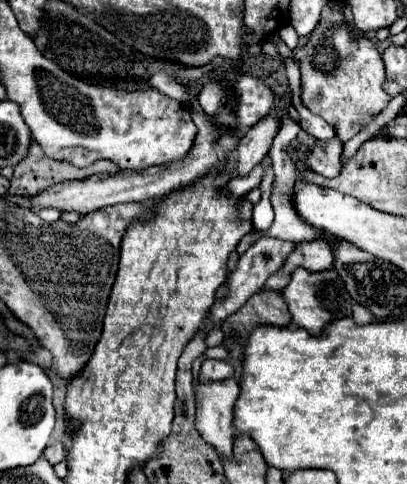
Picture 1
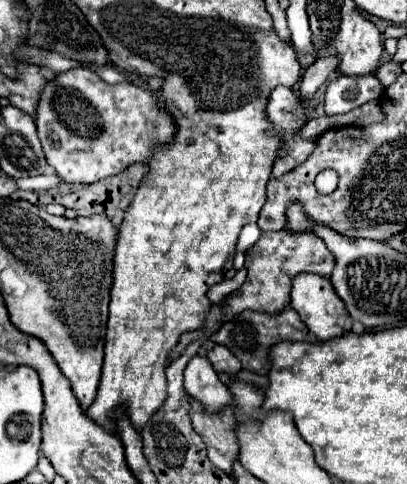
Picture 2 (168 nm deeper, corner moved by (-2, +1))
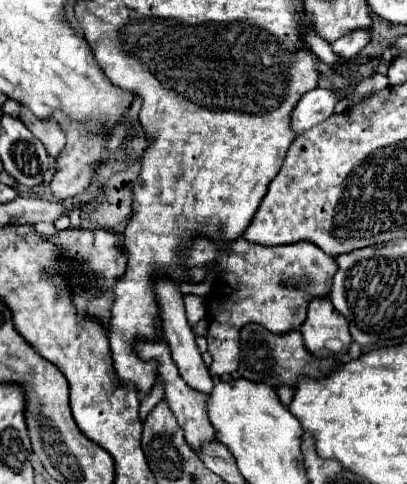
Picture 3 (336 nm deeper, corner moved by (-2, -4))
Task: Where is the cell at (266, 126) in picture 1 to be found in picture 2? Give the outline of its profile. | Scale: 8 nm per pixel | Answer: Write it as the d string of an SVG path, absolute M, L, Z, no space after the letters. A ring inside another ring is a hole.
M326 56L326 58L318 58L302 76L300 82L300 96L304 102L308 102L314 92L318 90L318 86L322 86L328 76L332 76L338 68L338 56Z

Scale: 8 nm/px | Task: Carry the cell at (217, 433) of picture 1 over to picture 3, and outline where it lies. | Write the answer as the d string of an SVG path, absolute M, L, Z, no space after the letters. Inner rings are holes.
M160 281L158 283L158 301L162 301L162 331L164 331L164 337L166 337L166 343L170 347L170 353L172 353L172 359L182 375L182 379L196 391L200 393L206 393L210 395L212 389L214 389L214 381L208 373L208 367L204 365L200 353L198 353L198 347L196 347L196 335L194 331L190 329L188 321L186 321L186 315L184 315L184 303L182 303L182 293L178 291L176 285L170 285L170 281Z

